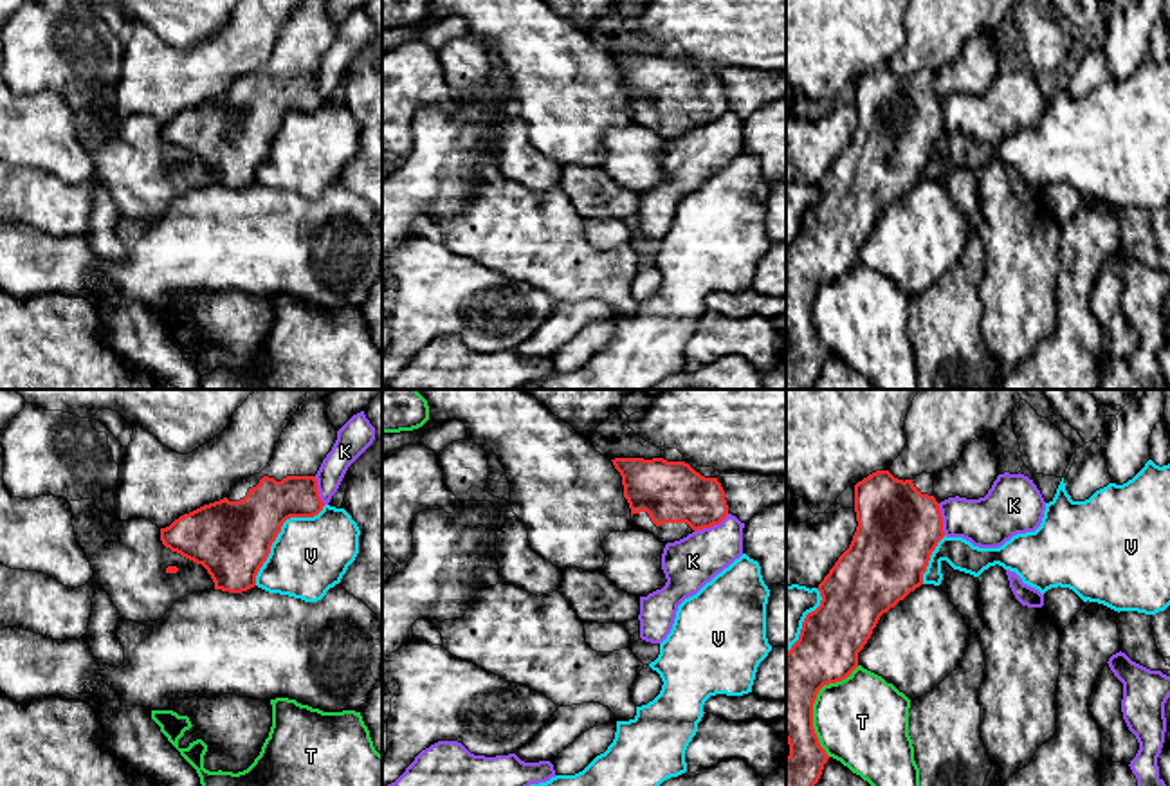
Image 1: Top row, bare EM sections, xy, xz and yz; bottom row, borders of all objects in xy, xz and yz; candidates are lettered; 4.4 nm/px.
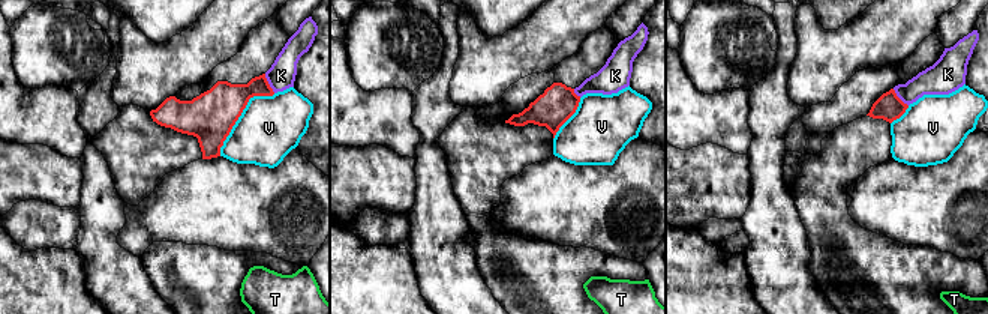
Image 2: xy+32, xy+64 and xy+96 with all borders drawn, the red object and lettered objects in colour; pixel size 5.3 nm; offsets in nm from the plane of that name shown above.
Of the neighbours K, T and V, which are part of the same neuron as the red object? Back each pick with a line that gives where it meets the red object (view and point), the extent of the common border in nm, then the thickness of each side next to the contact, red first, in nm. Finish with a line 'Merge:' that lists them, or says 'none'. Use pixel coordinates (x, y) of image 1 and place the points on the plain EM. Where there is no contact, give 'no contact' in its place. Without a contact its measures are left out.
Merge: none

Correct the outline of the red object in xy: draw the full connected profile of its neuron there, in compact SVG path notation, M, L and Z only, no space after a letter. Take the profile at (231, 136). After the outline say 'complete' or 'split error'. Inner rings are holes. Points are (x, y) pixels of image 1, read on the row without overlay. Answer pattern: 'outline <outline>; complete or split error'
outline M301 0L269 61L234 79L224 96L160 124L162 141L202 160L215 186L242 189L254 184L283 119L323 106L315 70L335 36L326 0Z; split error

